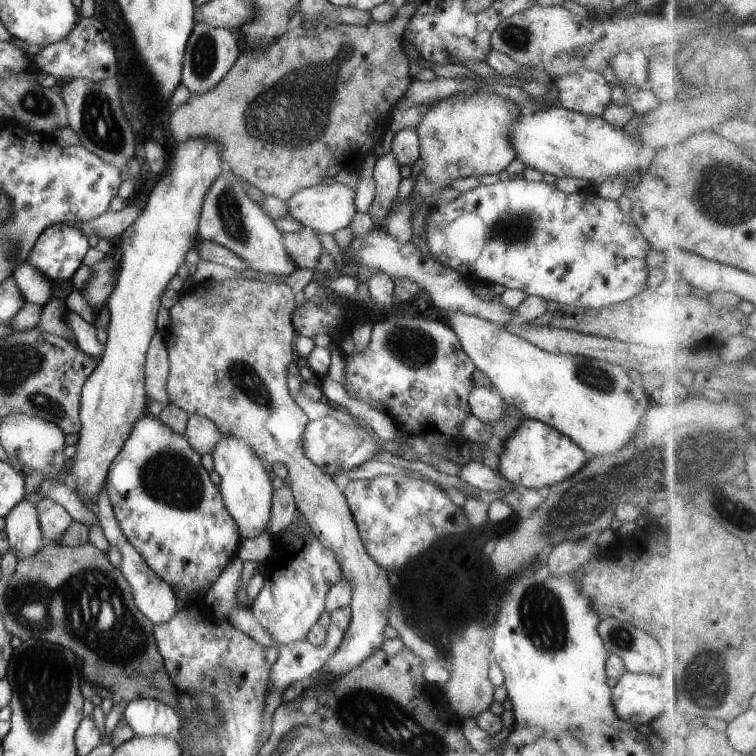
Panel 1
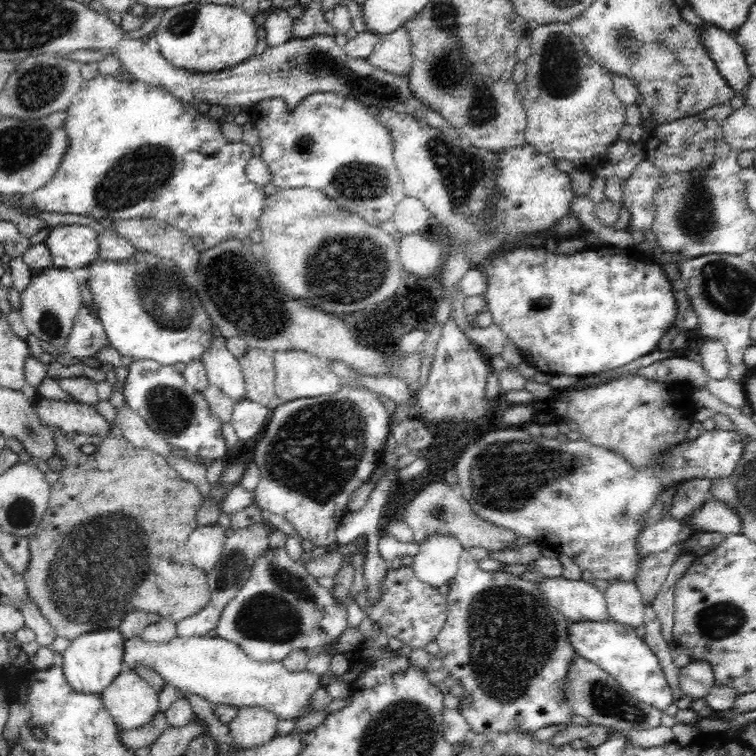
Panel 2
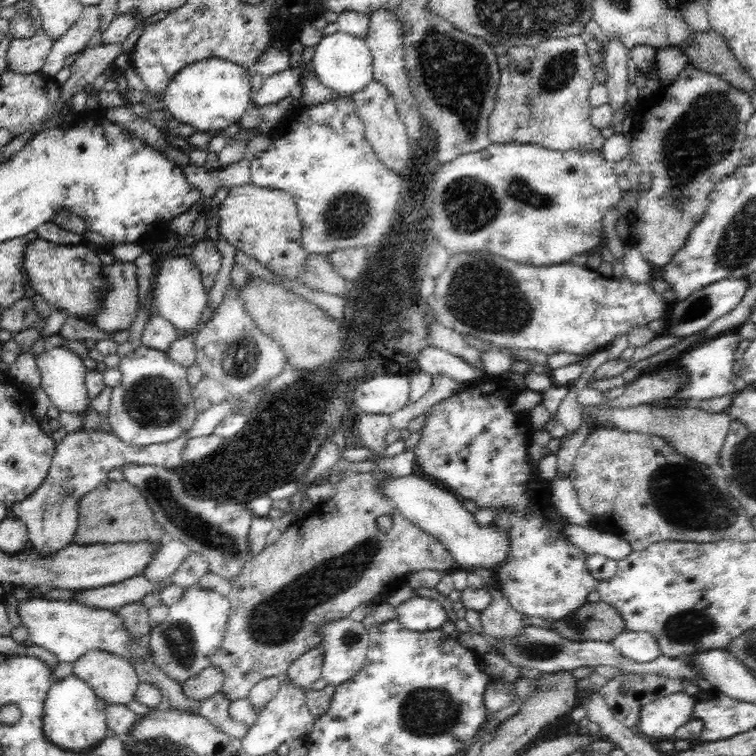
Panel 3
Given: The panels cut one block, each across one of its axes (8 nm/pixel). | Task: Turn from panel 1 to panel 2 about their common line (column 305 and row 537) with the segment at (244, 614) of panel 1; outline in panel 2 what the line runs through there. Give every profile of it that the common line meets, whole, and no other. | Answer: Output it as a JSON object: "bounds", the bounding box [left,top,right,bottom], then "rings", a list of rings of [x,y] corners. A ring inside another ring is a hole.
{"bounds":[638,518,683,555],"rings":[[[666,518],[662,522],[648,526],[640,534],[638,543],[646,555],[665,552],[681,540],[680,536],[683,531],[683,524],[680,521]]]}

